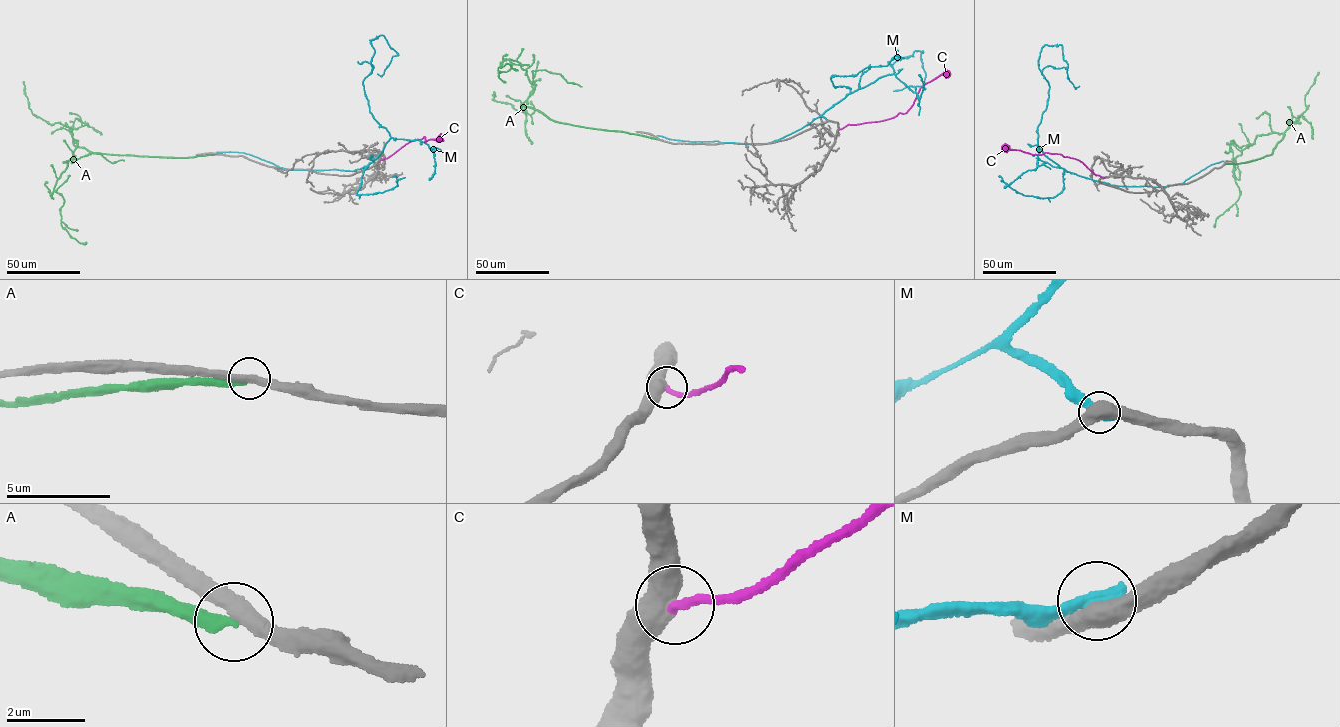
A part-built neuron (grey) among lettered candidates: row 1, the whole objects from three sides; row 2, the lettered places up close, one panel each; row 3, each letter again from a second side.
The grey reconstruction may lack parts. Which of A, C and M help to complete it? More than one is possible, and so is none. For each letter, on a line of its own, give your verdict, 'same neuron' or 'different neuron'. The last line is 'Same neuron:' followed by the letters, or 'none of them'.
A: different neuron
C: same neuron
M: different neuron
Same neuron: C

